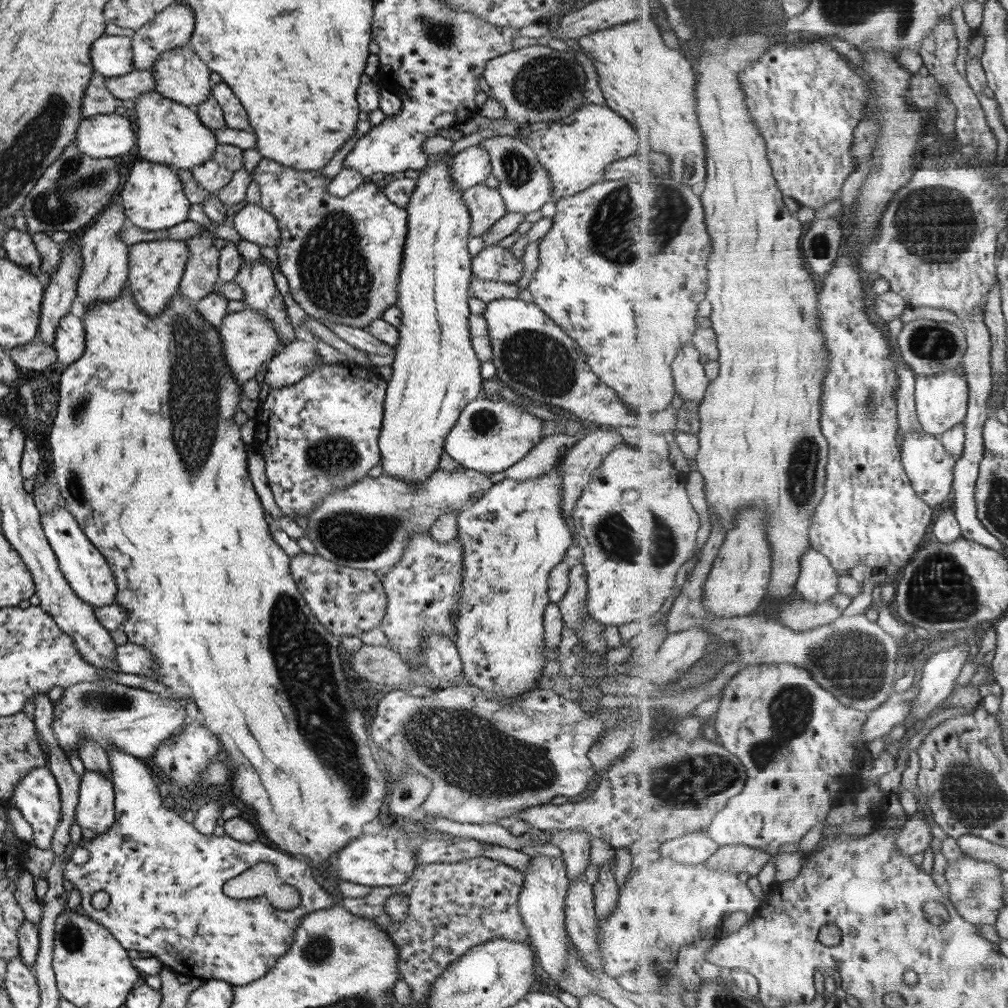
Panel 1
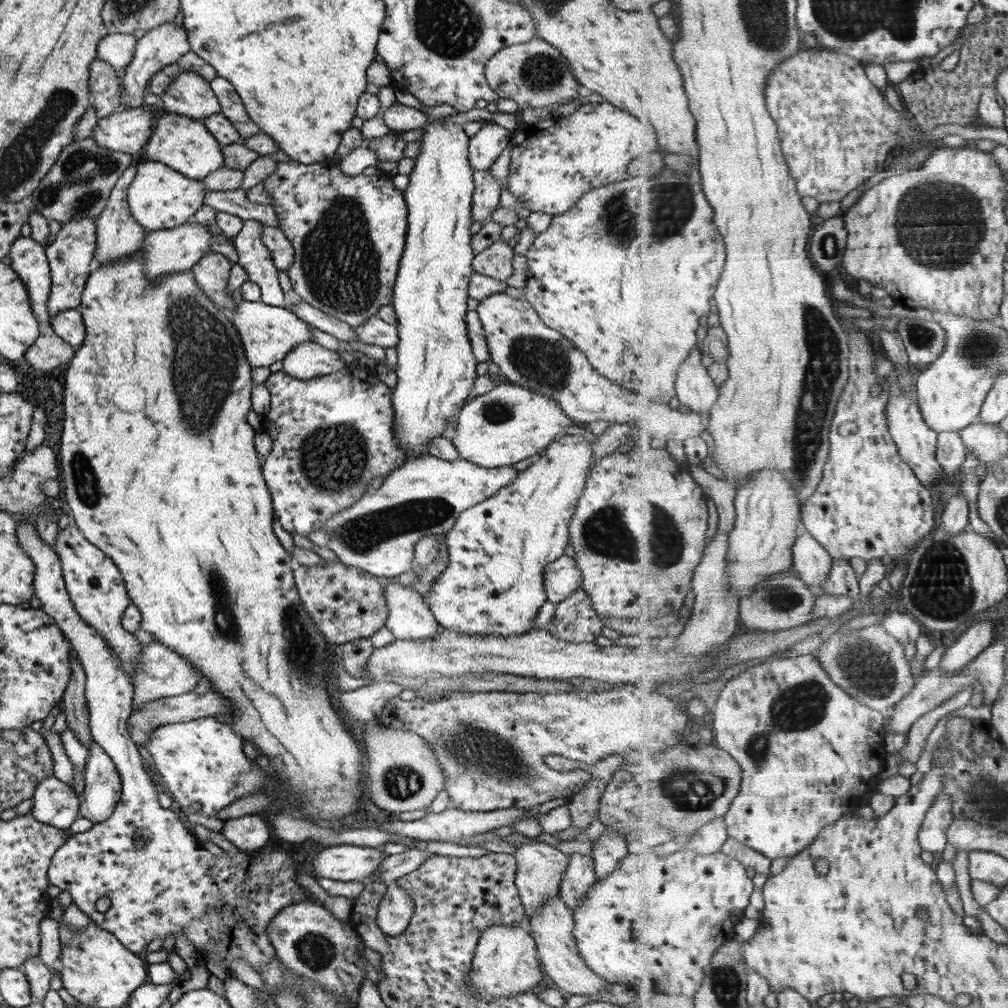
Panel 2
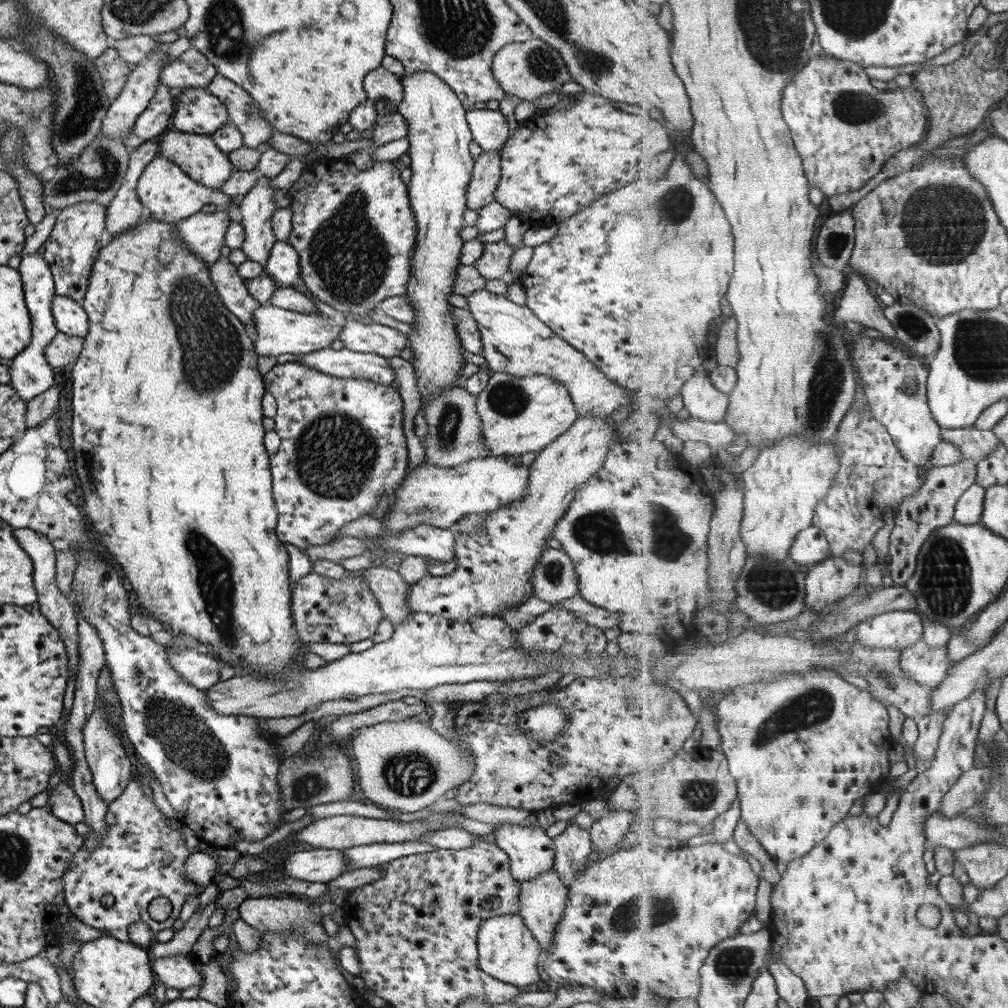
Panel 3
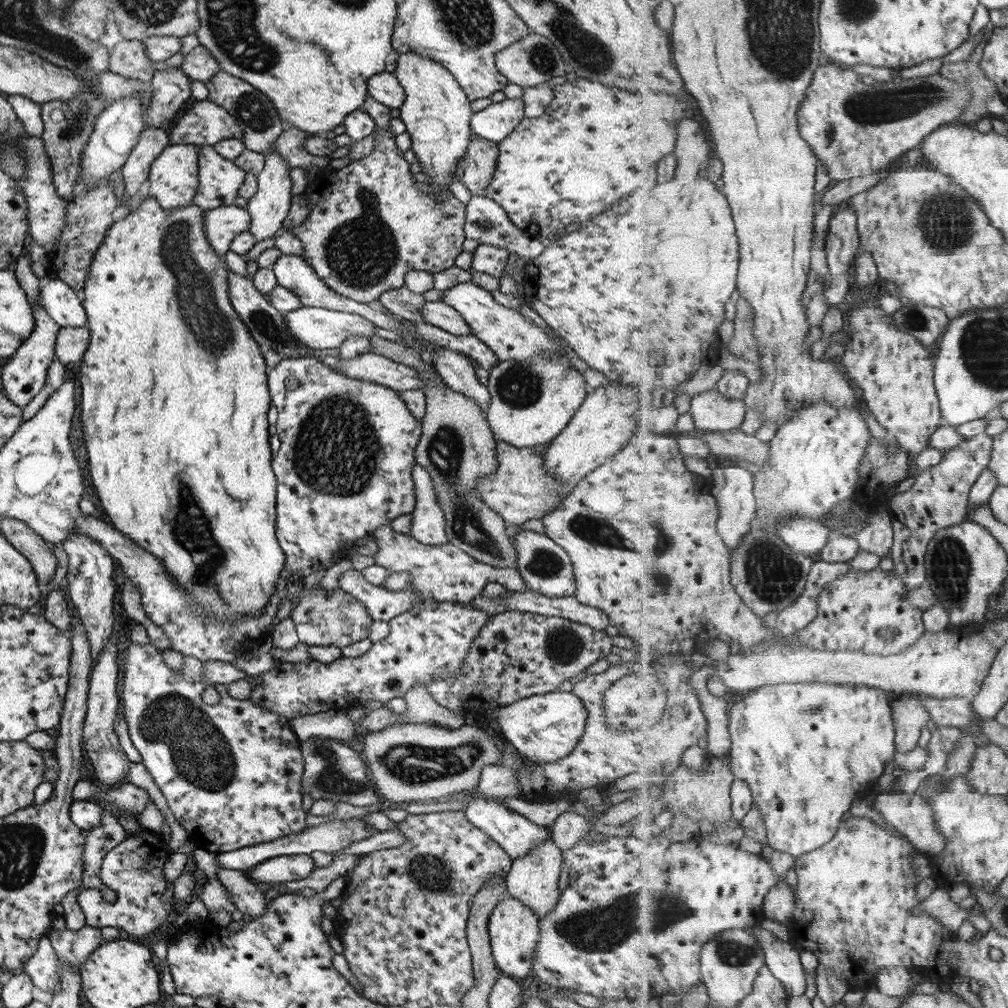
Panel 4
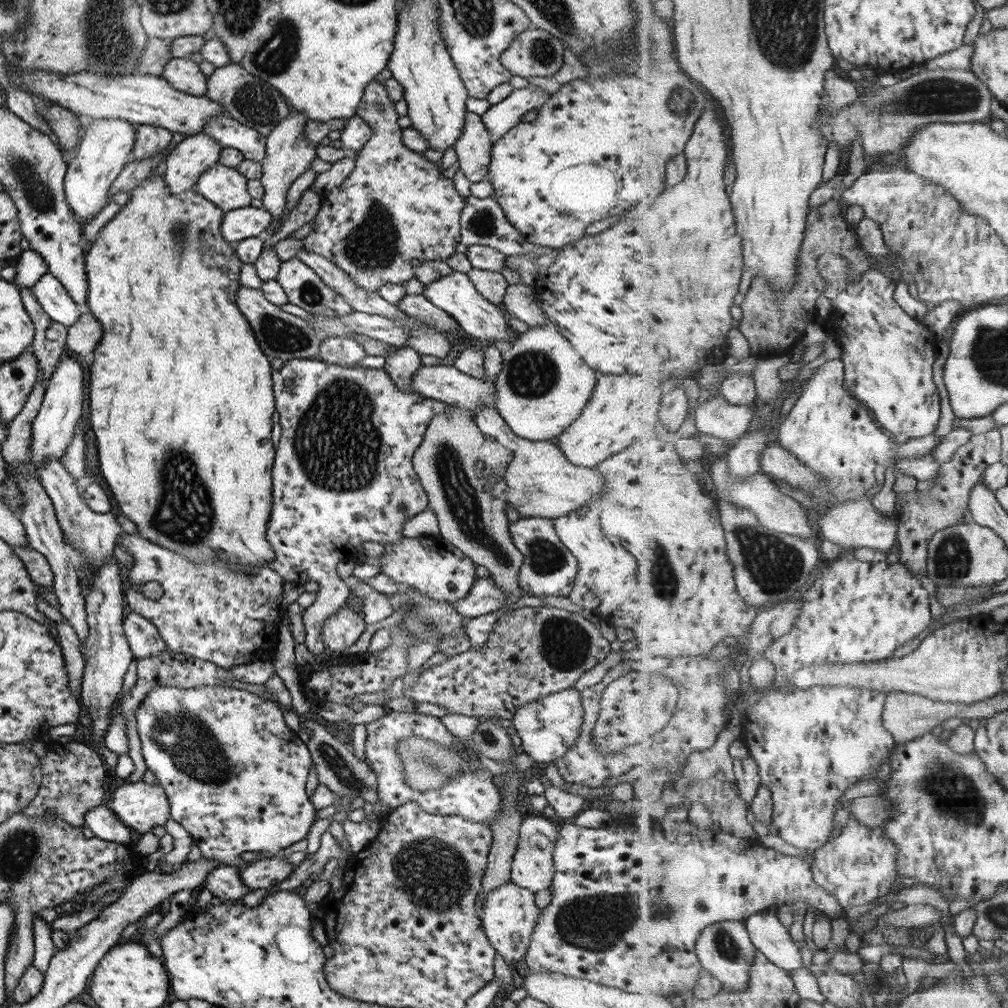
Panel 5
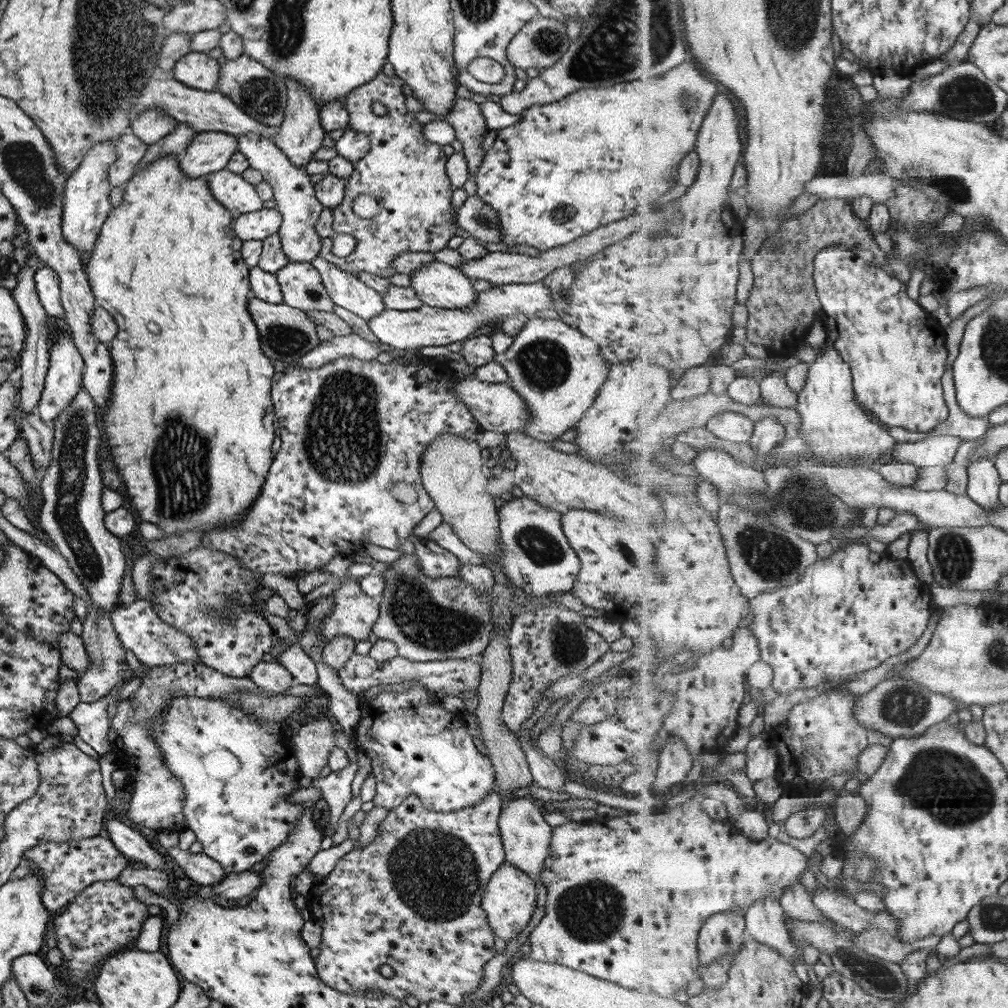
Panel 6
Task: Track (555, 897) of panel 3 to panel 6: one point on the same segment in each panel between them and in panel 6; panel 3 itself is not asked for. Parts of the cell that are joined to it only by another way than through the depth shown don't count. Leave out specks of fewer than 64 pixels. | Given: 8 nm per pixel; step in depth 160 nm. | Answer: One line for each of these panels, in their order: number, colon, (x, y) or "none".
4: (532, 879)
5: (532, 868)
6: (525, 835)

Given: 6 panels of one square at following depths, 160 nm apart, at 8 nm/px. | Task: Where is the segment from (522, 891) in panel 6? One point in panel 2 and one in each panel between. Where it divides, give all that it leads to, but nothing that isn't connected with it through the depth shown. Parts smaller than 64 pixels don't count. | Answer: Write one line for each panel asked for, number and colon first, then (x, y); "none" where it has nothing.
2: (505, 963)
3: (507, 952)
4: (512, 929)
5: (508, 916)

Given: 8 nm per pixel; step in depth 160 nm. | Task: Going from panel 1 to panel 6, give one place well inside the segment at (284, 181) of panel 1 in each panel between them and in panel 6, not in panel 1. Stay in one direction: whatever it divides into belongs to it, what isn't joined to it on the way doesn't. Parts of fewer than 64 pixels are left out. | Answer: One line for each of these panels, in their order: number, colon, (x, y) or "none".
2: (347, 232)
3: (354, 231)
4: (370, 222)
5: (395, 209)
6: (404, 173)

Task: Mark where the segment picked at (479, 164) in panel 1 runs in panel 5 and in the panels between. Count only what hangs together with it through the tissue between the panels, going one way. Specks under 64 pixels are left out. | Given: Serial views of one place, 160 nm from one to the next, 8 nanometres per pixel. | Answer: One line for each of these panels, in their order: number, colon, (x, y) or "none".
2: (485, 145)
3: (488, 128)
4: (494, 122)
5: (499, 117)

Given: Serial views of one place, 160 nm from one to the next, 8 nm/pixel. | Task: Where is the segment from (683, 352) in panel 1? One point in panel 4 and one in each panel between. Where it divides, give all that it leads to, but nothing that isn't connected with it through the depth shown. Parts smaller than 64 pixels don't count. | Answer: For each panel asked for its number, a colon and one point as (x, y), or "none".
2: (695, 388)
3: (703, 400)
4: (711, 411)

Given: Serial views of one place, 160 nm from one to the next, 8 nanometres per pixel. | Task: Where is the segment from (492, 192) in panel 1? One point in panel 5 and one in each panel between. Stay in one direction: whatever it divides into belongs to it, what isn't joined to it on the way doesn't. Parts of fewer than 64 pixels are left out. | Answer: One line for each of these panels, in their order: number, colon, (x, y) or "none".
2: (485, 196)
3: (485, 173)
4: (480, 156)
5: (472, 148)

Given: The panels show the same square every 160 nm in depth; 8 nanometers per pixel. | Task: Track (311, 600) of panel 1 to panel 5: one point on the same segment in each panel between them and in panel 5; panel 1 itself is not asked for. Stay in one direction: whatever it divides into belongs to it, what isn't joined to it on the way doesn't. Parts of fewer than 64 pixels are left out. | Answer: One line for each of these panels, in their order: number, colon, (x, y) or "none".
2: (345, 603)
3: (323, 609)
4: (334, 618)
5: (341, 630)

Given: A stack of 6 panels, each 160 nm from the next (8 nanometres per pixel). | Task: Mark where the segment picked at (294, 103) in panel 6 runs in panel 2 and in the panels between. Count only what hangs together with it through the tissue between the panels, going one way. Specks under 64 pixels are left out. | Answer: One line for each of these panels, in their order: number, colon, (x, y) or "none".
2: (255, 259)
3: (255, 207)
4: (269, 205)
5: (288, 153)

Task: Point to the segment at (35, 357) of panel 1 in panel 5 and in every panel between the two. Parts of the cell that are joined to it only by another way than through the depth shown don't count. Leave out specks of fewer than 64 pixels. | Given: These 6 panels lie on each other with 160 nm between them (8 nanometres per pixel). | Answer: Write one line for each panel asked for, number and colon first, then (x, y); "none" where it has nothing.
2: (47, 352)
3: (62, 349)
4: (70, 343)
5: (82, 336)

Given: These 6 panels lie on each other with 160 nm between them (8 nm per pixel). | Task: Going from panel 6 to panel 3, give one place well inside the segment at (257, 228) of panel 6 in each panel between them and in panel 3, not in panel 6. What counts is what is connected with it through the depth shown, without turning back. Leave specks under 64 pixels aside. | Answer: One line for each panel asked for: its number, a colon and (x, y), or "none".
3: (202, 233)
4: (221, 224)
5: (237, 224)

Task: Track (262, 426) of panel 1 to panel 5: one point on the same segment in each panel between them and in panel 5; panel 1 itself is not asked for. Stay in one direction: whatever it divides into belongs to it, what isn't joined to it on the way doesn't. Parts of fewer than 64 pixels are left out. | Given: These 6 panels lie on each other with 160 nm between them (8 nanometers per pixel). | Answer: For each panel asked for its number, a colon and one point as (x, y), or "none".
2: (330, 435)
3: (342, 448)
4: (343, 469)
5: (342, 472)

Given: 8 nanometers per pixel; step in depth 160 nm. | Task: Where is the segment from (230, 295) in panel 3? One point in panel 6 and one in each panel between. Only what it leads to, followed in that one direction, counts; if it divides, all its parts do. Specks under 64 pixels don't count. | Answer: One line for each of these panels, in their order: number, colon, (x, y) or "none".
4: (266, 324)
5: (279, 334)
6: (285, 333)

